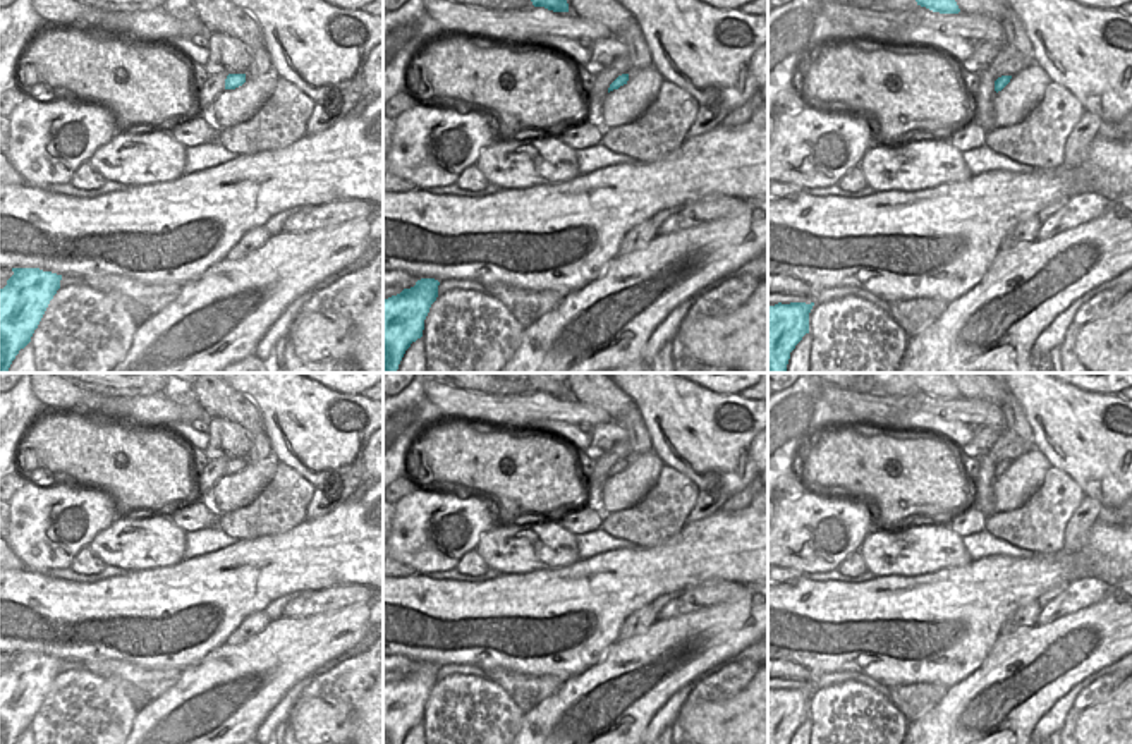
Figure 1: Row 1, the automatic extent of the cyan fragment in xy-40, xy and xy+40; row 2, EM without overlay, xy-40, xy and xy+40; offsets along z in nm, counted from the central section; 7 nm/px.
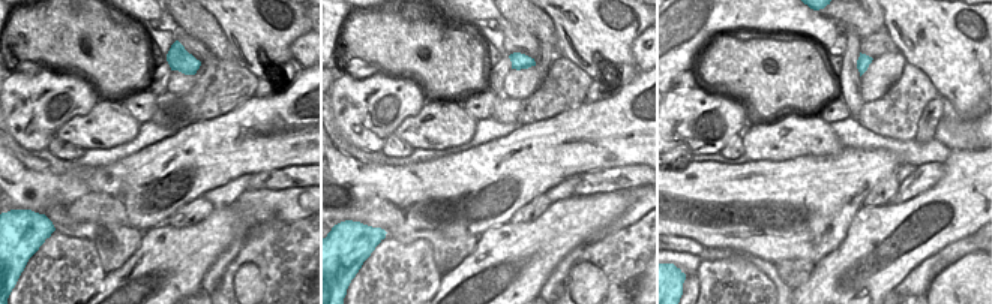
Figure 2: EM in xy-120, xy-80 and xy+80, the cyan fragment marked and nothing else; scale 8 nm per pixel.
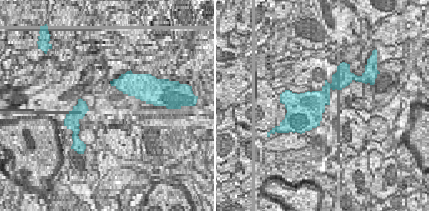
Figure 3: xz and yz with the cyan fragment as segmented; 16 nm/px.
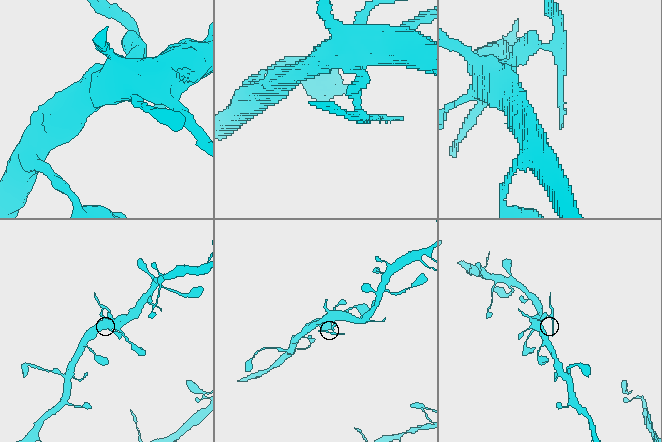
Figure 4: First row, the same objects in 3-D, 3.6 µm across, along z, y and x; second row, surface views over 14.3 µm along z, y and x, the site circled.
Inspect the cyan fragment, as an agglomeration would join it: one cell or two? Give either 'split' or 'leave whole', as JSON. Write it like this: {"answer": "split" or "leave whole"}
{"answer": "split"}

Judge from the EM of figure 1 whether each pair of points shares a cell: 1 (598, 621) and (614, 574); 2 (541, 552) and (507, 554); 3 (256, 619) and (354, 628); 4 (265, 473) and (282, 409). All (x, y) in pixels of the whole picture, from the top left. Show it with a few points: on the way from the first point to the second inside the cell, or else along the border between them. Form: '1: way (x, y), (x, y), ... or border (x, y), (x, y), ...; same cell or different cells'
1: way (598, 609), (598, 597), (608, 586); same cell
2: way (533, 552), (516, 552); same cell
3: border (270, 621), (244, 641), (234, 643); different cells
4: border (272, 454), (279, 463); different cells

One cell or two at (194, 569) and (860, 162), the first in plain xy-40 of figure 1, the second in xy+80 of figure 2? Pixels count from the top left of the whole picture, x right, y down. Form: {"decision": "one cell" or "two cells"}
{"decision": "one cell"}

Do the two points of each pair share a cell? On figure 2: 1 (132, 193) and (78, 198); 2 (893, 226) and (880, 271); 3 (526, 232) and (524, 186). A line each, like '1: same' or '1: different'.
1: same
2: same
3: different

